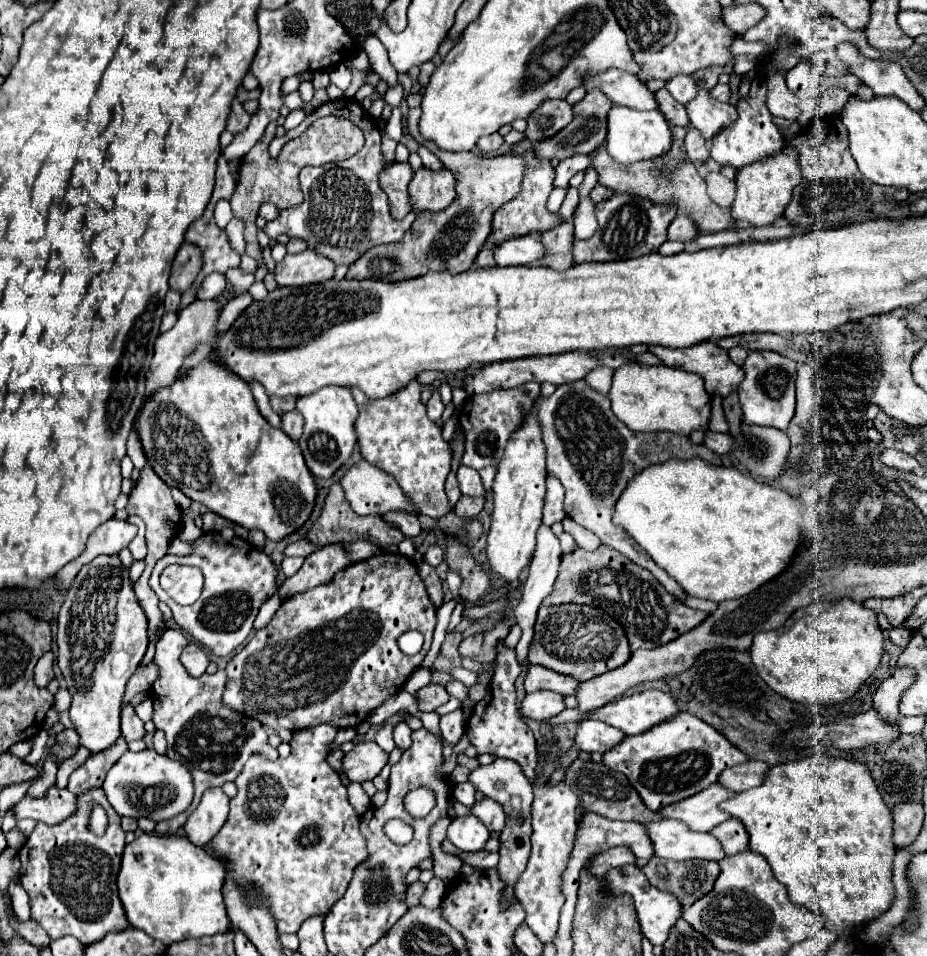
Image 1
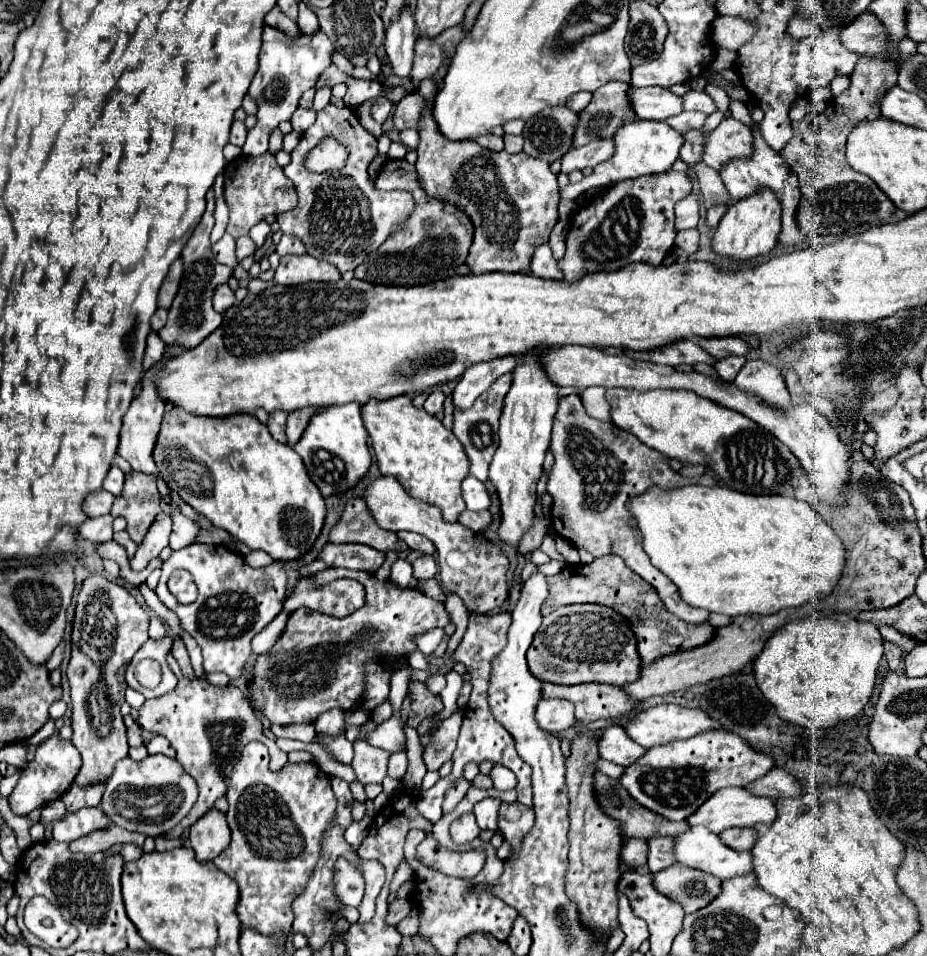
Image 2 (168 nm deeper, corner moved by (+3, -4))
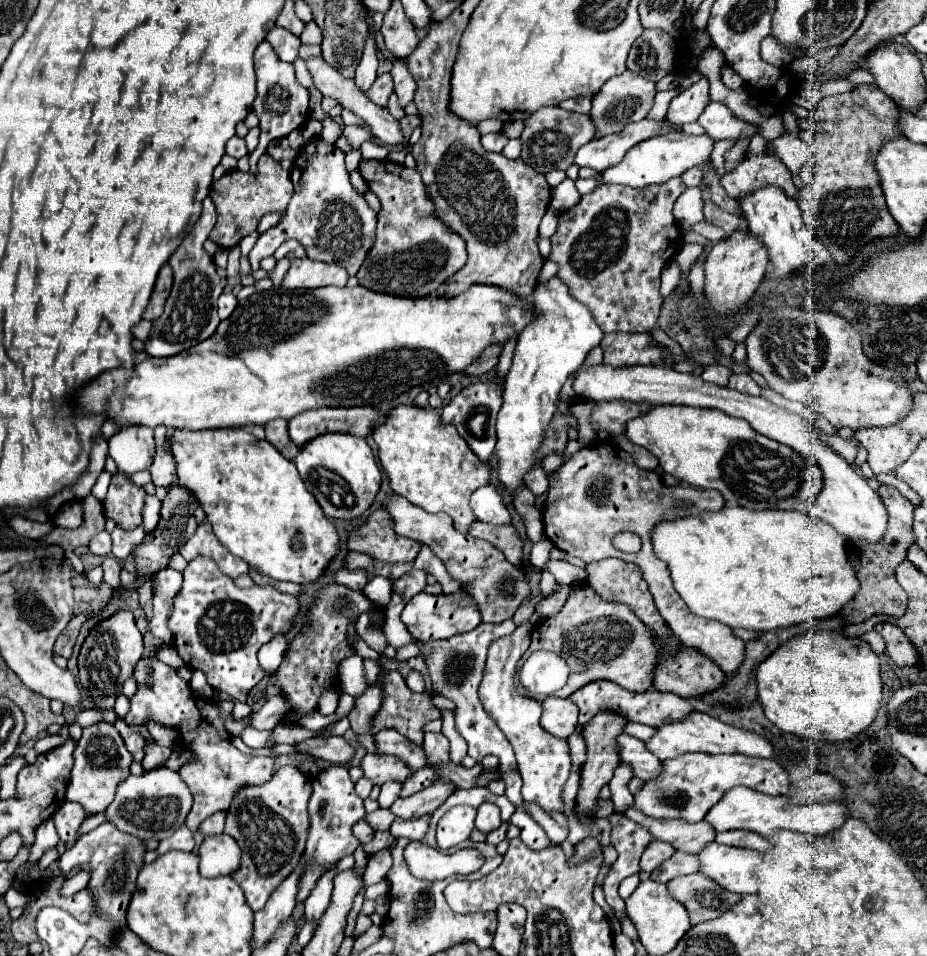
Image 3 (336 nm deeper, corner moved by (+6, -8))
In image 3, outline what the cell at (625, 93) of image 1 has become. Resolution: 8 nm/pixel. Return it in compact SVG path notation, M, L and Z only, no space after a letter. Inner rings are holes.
M703 76L697 84L693 84L691 88L683 90L681 94L677 94L669 106L667 112L667 120L671 124L687 124L687 122L697 122L697 118L701 116L701 112L705 110L705 106L711 102L709 98L709 80Z

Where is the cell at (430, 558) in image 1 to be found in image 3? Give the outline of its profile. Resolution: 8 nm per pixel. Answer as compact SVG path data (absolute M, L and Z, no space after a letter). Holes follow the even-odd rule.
M411 570L409 574L405 574L405 576L401 576L395 584L393 584L393 592L397 592L401 598L403 598L403 602L409 602L415 594L419 594L419 592L423 592L423 588L425 588L425 572L421 572L421 570Z

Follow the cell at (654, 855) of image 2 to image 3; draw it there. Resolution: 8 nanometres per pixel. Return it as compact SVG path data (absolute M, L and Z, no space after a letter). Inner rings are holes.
M675 852L669 860L665 860L665 864L661 864L657 870L653 870L651 878L655 882L669 882L677 876L687 876L687 874L695 874L699 872L699 858L693 854L685 854L685 852Z

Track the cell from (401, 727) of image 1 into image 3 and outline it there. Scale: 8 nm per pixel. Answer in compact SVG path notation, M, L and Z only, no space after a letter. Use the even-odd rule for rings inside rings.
M385 782L385 786L381 786L381 794L377 798L379 808L389 808L397 800L399 792L401 792L401 784L397 784L397 782Z

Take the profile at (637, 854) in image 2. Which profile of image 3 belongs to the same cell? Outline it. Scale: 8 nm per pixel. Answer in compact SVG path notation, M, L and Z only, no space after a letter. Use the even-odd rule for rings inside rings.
M655 840L653 844L649 844L649 848L641 856L641 870L643 872L653 872L659 864L669 860L673 854L675 854L675 848L671 844Z

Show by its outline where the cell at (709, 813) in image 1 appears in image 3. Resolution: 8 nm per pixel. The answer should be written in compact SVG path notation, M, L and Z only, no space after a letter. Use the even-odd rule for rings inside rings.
M733 788L733 792L729 792L729 796L725 796L725 800L721 800L721 804L711 808L709 814L705 816L705 820L709 824L713 824L713 828L717 828L717 832L737 828L737 830L757 832L765 838L773 836L779 830L797 830L797 832L805 832L811 836L827 836L829 832L835 832L837 828L841 828L845 818L847 818L847 806L839 804L839 802L833 802L833 804L817 804L817 802L791 804L787 798L761 794L751 788Z

